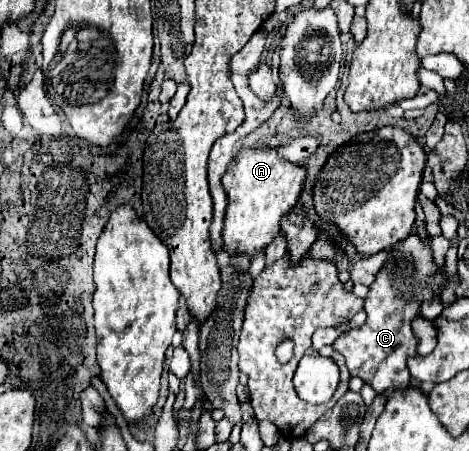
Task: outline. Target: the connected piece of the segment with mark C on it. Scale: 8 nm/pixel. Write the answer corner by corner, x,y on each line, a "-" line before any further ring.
412,234
392,248
392,256
368,290
364,304
364,310
368,314
366,324
342,334
332,344
332,348
346,358
346,366
352,376
360,376
378,394
408,388
410,372
406,368
406,360
410,356
416,356
418,346
410,324
418,316
418,306
424,300
436,296
434,290
440,282
442,274
438,274
438,268
432,262
430,238
420,240
416,234

